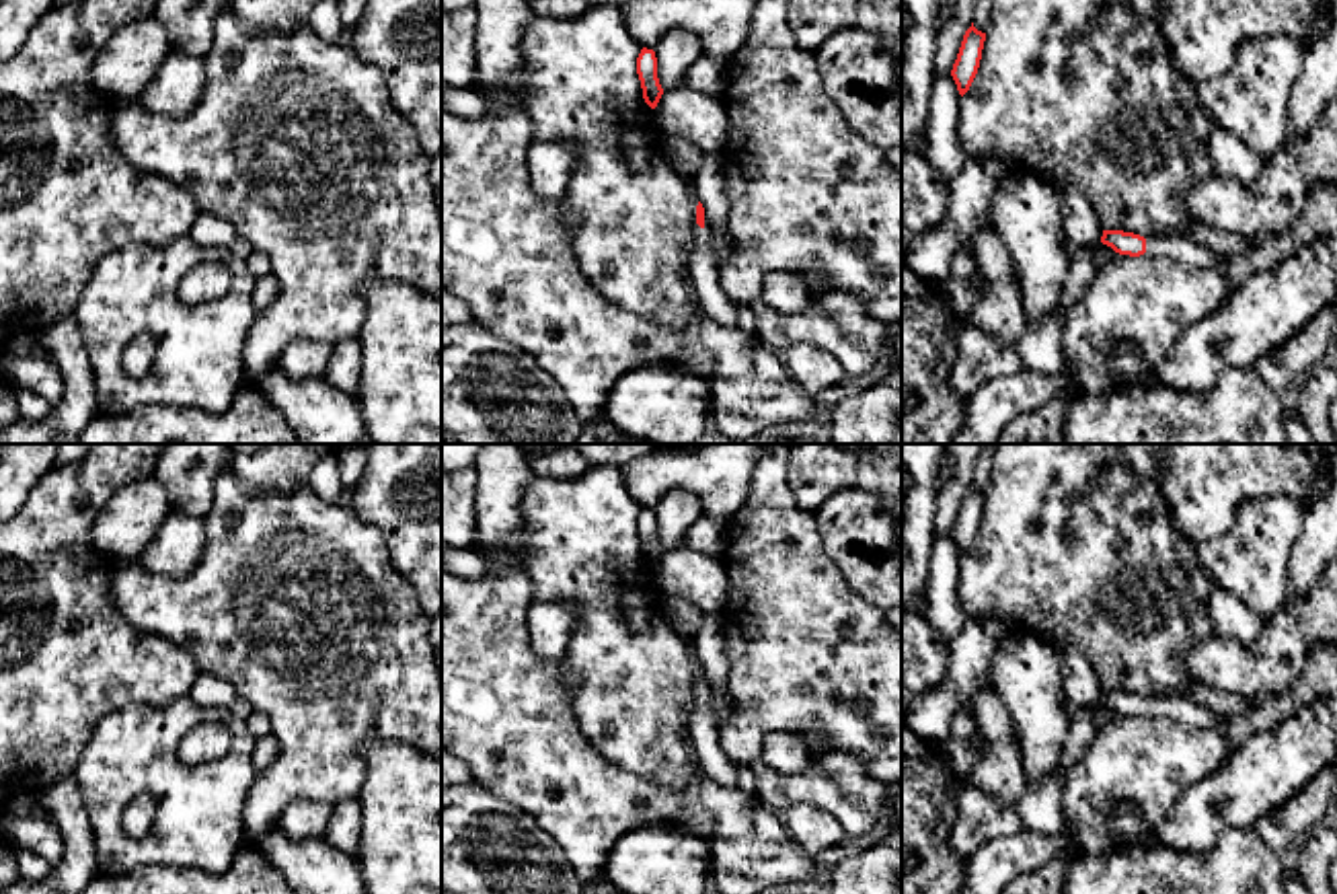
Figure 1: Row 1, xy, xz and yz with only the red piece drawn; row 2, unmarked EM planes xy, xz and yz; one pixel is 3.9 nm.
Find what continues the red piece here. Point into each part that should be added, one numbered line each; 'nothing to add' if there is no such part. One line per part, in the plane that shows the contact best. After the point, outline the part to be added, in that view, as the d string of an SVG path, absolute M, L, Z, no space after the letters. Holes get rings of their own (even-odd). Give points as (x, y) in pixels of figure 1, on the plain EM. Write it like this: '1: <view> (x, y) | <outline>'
1: yz (1179, 710) | M1150 699L1146 701L1148 717L1169 717L1187 725L1226 725L1230 728L1232 717L1218 715L1206 707L1189 703L1185 699Z

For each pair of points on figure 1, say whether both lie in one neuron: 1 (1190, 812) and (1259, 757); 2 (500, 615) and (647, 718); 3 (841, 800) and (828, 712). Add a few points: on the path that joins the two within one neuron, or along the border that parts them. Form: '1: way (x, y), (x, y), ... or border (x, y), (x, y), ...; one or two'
1: way (1206, 798), (1220, 794), (1243, 771); one
2: border (563, 658), (569, 664), (567, 687), (576, 712); two
3: border (832, 749), (853, 755), (875, 777); two

